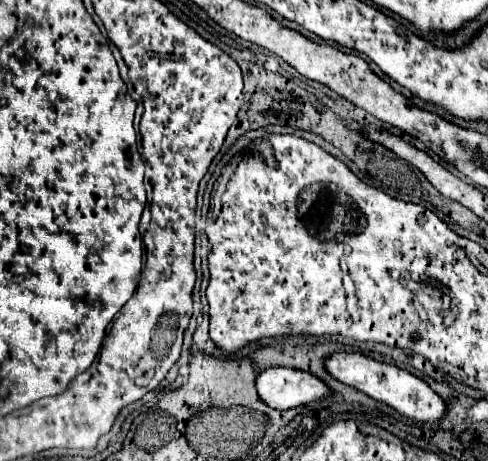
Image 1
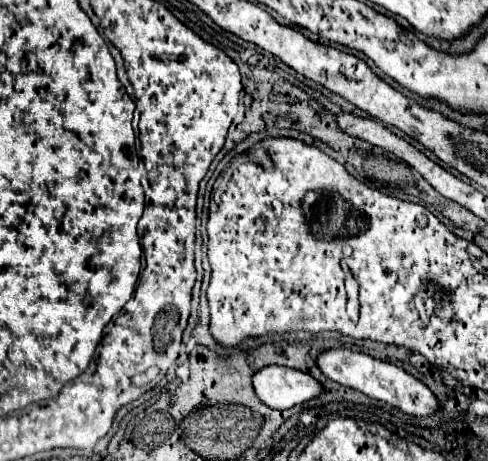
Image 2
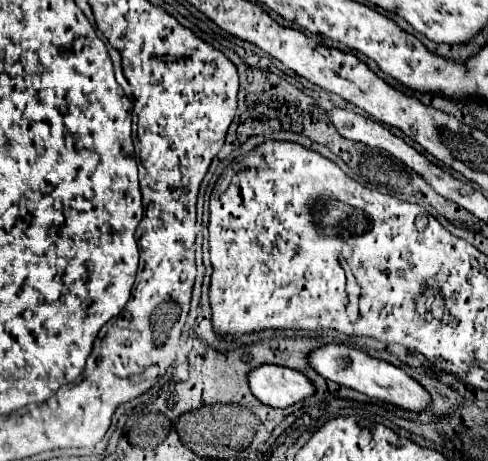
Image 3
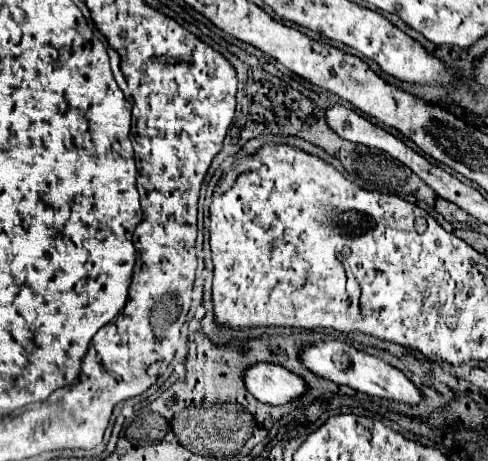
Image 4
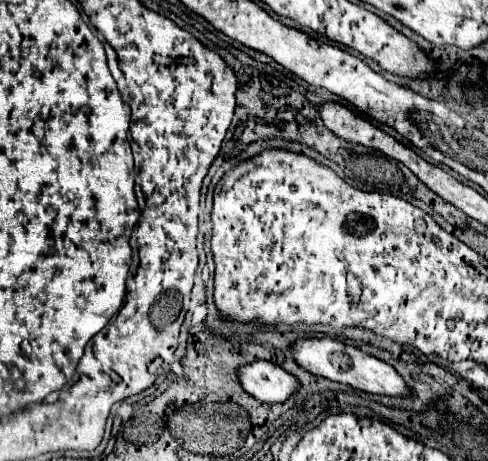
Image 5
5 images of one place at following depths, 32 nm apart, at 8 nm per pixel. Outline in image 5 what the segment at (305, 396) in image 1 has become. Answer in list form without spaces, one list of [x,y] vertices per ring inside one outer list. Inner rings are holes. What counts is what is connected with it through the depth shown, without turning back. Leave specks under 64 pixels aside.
[[[262,360],[242,366],[238,378],[248,394],[266,404],[282,404],[300,390],[298,378],[284,368]]]

